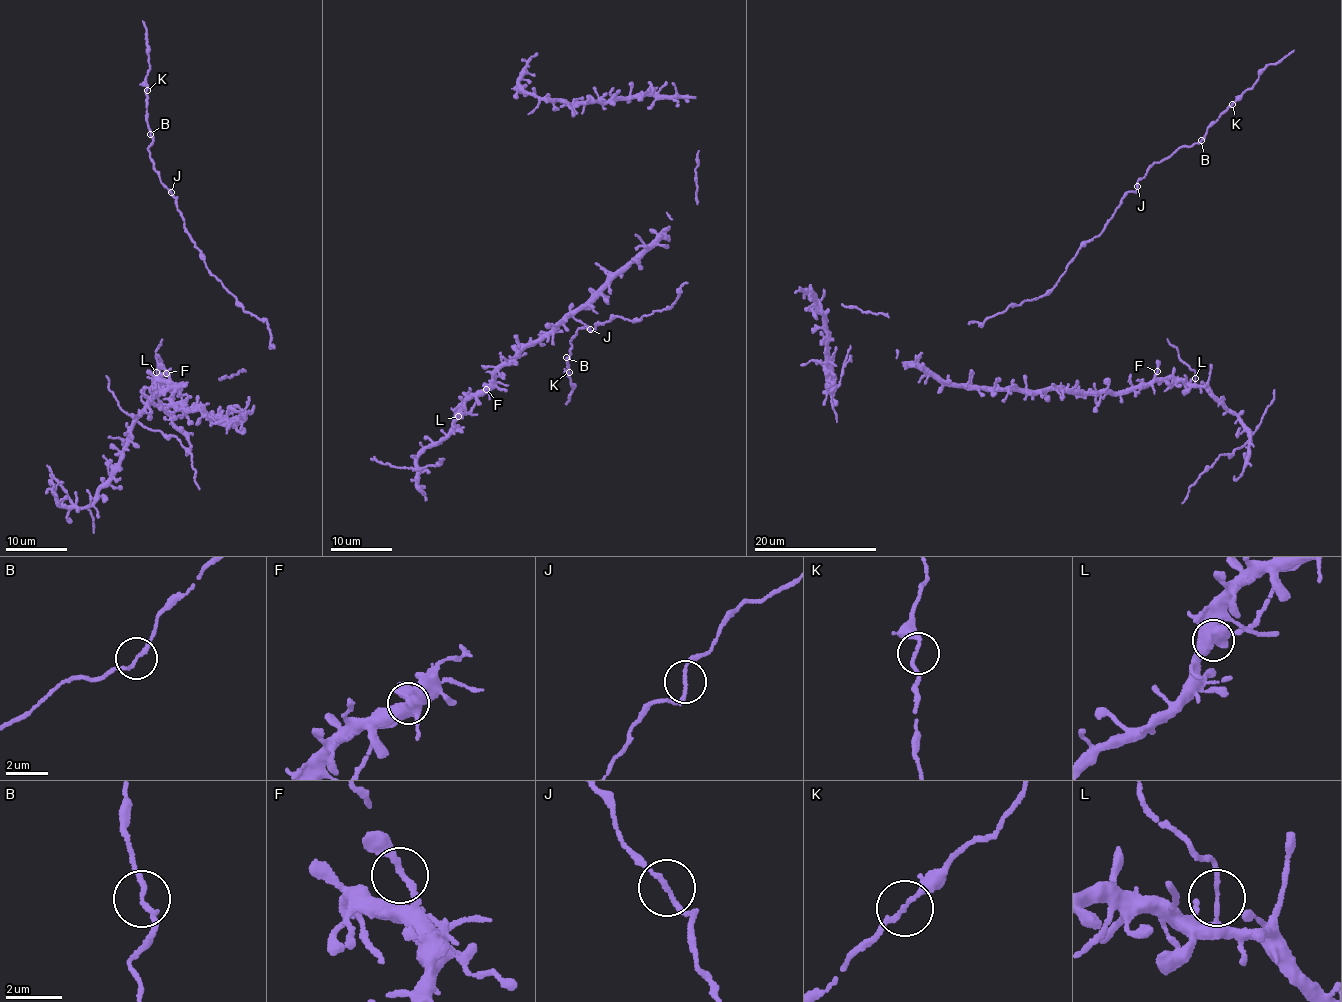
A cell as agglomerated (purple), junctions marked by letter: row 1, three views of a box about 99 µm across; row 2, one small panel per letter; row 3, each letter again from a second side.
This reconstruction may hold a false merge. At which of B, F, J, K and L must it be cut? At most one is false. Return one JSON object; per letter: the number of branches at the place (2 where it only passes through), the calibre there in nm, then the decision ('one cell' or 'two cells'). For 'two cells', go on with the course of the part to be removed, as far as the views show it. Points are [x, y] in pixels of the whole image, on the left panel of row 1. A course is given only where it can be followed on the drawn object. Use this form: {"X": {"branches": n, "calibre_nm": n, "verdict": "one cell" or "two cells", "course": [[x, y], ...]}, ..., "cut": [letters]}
{"B": {"branches": 2, "calibre_nm": 160, "verdict": "one cell"}, "F": {"branches": 2, "calibre_nm": 200, "verdict": "one cell"}, "J": {"branches": 2, "calibre_nm": 160, "verdict": "one cell"}, "K": {"branches": 2, "calibre_nm": 170, "verdict": "one cell"}, "L": {"branches": 2, "calibre_nm": 140, "verdict": "two cells", "course": [[156, 373], [160, 361], [155, 349], [163, 339]]}, "cut": ["L"]}

